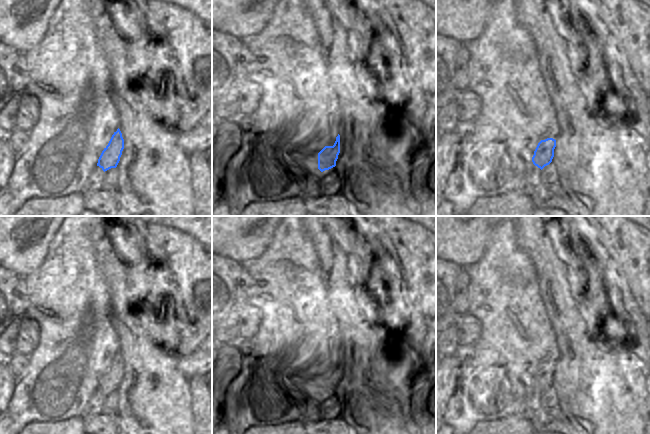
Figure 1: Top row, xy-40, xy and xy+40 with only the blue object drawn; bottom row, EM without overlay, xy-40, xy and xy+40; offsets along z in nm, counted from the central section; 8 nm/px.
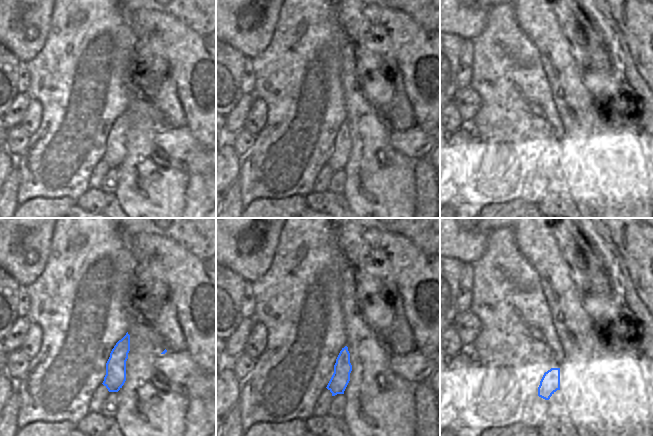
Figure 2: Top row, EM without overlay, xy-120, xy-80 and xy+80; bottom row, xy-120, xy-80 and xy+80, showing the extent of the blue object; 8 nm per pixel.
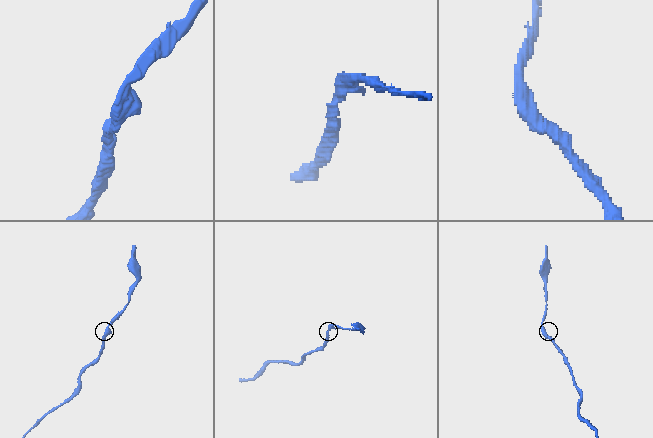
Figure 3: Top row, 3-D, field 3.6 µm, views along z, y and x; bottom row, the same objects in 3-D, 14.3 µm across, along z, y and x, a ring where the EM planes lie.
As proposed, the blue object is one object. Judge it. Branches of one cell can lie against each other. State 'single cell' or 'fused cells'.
single cell

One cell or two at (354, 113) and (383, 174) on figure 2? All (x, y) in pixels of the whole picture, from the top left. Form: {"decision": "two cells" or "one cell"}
{"decision": "one cell"}

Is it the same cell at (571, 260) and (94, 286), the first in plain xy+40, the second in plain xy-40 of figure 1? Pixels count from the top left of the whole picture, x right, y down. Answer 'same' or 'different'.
different

